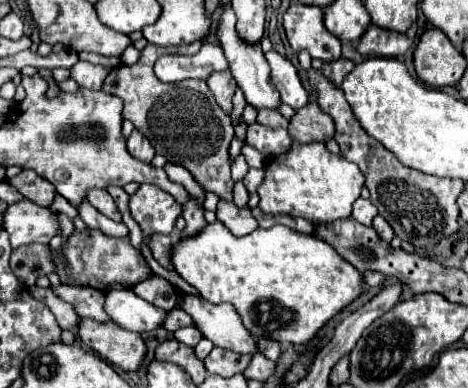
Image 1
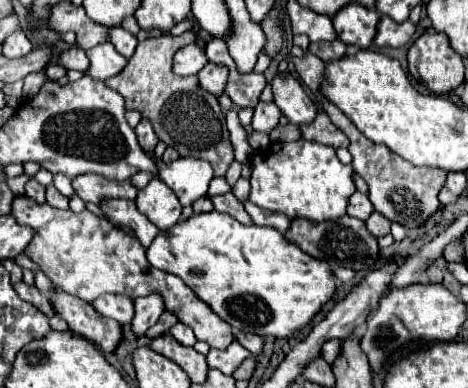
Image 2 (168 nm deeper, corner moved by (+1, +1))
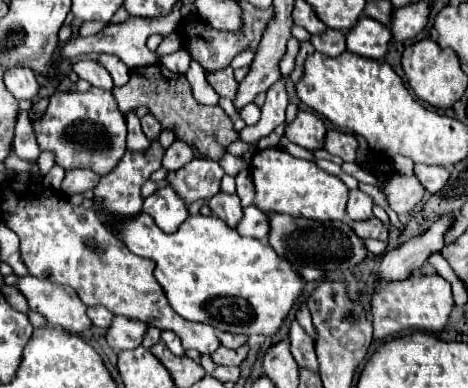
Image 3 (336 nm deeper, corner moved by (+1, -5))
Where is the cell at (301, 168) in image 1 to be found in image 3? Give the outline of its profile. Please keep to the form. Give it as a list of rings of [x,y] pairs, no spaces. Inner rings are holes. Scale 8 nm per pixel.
[[[285,148],[257,150],[251,160],[251,178],[255,184],[255,206],[265,214],[289,214],[309,220],[343,220],[349,188],[333,174],[321,170],[311,160],[291,156]]]

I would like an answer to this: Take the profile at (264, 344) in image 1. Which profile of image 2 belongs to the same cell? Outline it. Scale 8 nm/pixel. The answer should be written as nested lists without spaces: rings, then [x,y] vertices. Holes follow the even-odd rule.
[[[235,332],[235,340],[241,342],[253,356],[261,354],[263,348],[263,340],[257,334],[243,334],[243,332]]]

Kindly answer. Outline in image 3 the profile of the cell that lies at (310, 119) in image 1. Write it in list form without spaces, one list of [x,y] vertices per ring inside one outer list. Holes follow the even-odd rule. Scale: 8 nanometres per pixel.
[[[329,130],[325,136],[325,146],[323,146],[329,154],[339,156],[345,162],[353,162],[355,154],[357,154],[357,140],[353,134],[347,132],[339,132],[339,130]]]

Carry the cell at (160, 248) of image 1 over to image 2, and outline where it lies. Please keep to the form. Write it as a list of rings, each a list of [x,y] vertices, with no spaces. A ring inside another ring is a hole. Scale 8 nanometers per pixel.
[[[107,198],[99,204],[103,216],[107,218],[107,222],[111,222],[113,226],[121,228],[127,226],[135,232],[137,240],[147,248],[151,244],[151,240],[157,236],[159,228],[155,224],[151,224],[135,206],[135,200],[123,200],[123,198]]]

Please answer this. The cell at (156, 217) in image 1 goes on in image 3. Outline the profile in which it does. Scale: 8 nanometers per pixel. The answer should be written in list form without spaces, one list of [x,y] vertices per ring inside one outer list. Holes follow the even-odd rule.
[[[159,188],[149,198],[145,198],[143,212],[149,214],[155,220],[155,224],[167,234],[177,232],[177,228],[189,216],[187,206],[179,200],[179,196],[171,188]]]

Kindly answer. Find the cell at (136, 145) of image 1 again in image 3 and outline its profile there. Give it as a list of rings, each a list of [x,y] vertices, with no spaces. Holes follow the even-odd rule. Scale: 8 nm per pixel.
[[[145,114],[143,118],[141,118],[141,128],[143,128],[143,134],[153,142],[153,140],[157,140],[157,136],[161,134],[161,126],[159,126],[159,122],[151,116],[151,114]]]

